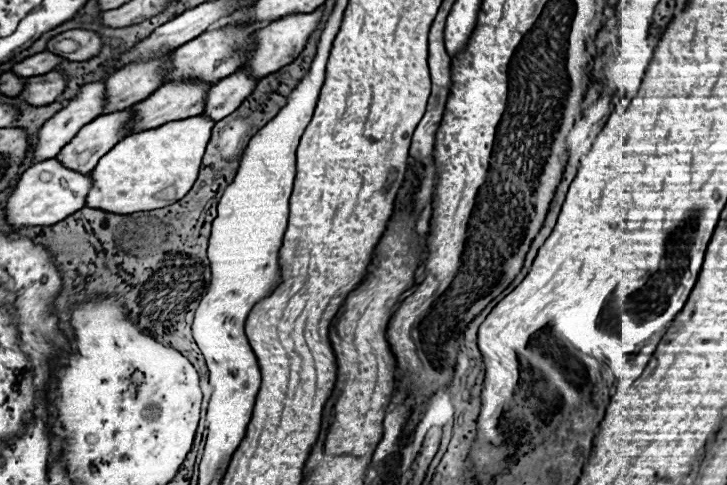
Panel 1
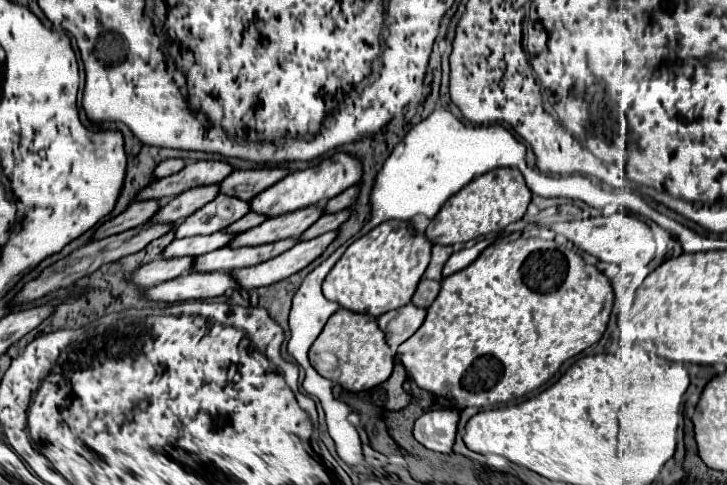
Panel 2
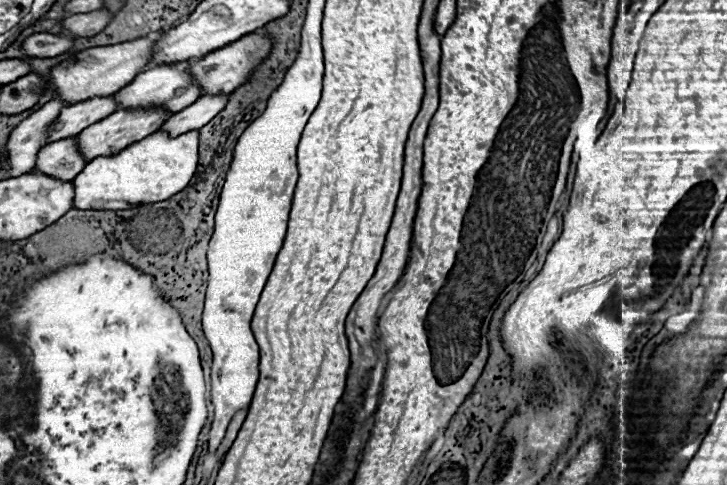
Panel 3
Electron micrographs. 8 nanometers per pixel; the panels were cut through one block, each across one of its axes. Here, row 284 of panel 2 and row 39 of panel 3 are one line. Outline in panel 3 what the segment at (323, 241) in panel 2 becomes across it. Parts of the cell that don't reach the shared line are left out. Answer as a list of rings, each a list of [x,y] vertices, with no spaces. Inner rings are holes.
[[[246,34],[240,40],[224,46],[224,48],[212,50],[212,52],[208,52],[206,56],[202,56],[196,62],[190,62],[190,66],[186,70],[190,70],[190,76],[202,86],[202,96],[218,94],[218,92],[230,94],[238,84],[246,82],[252,68],[258,66],[258,62],[262,62],[266,58],[270,48],[272,48],[270,38],[260,36],[260,34]]]

